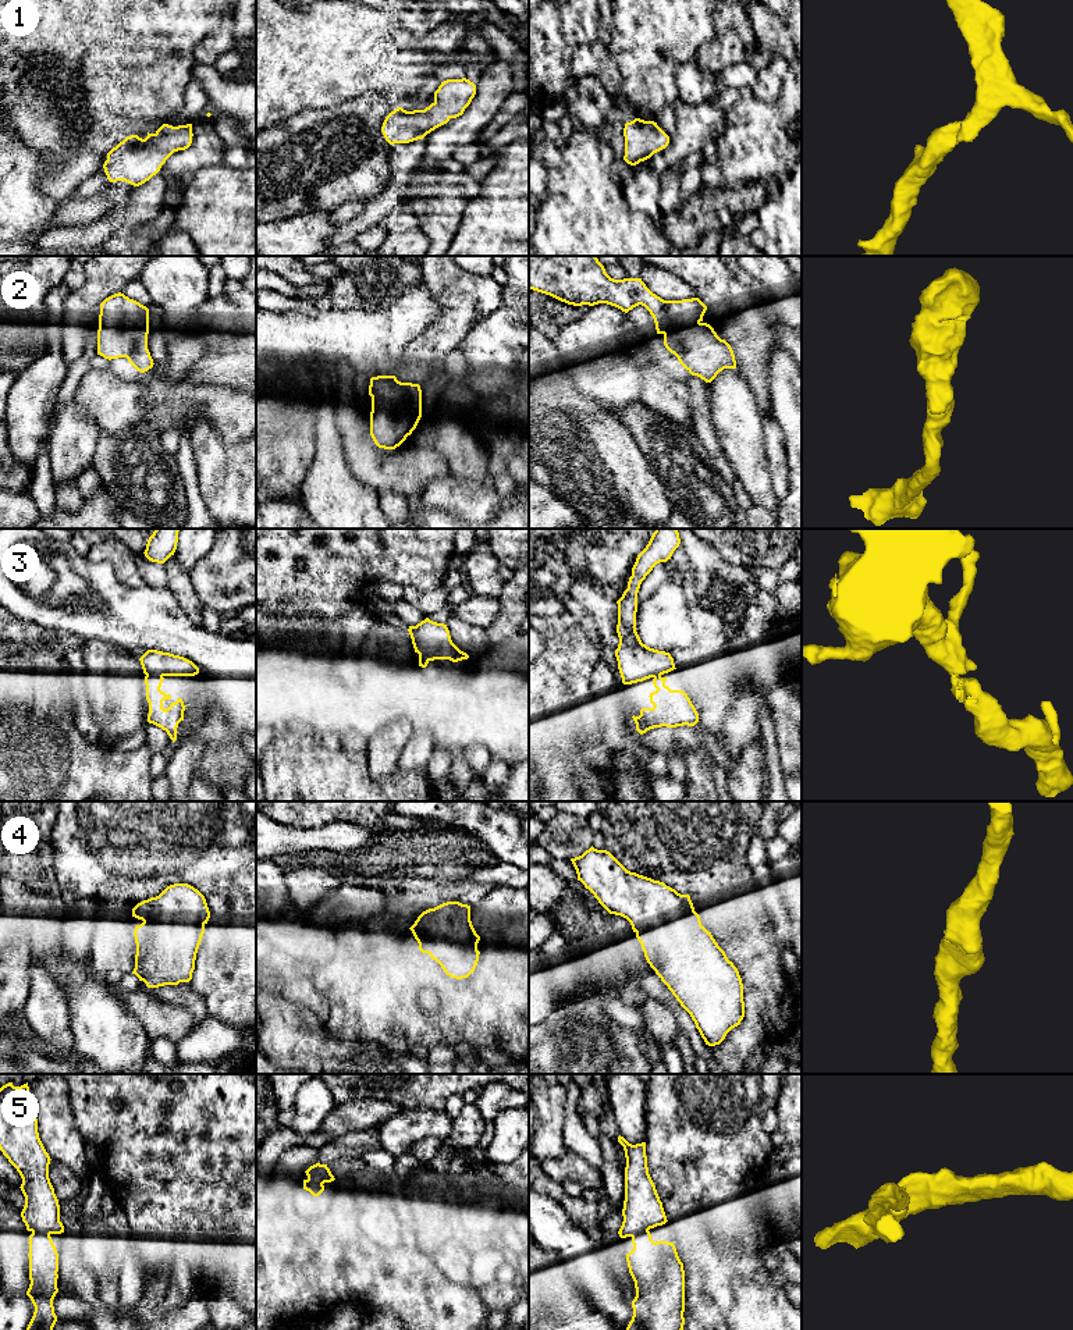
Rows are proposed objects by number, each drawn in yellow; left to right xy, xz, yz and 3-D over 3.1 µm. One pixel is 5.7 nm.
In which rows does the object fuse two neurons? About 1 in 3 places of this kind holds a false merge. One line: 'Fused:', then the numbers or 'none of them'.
Fused: none of them

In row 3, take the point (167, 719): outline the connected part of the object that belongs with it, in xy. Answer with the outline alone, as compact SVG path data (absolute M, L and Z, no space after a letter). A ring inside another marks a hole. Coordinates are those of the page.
M148 650L141 658L146 684L146 700L149 703L148 722L167 732L173 742L177 740L177 728L184 721L185 704L182 698L177 698L168 708L163 708L163 701L171 696L160 690L166 676L195 676L199 668L189 659L163 652Z

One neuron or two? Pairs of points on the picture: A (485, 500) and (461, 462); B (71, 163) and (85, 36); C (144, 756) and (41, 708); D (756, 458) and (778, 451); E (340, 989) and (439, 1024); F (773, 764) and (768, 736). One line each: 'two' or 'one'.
A: two
B: one
C: one
D: two
E: one
F: one

